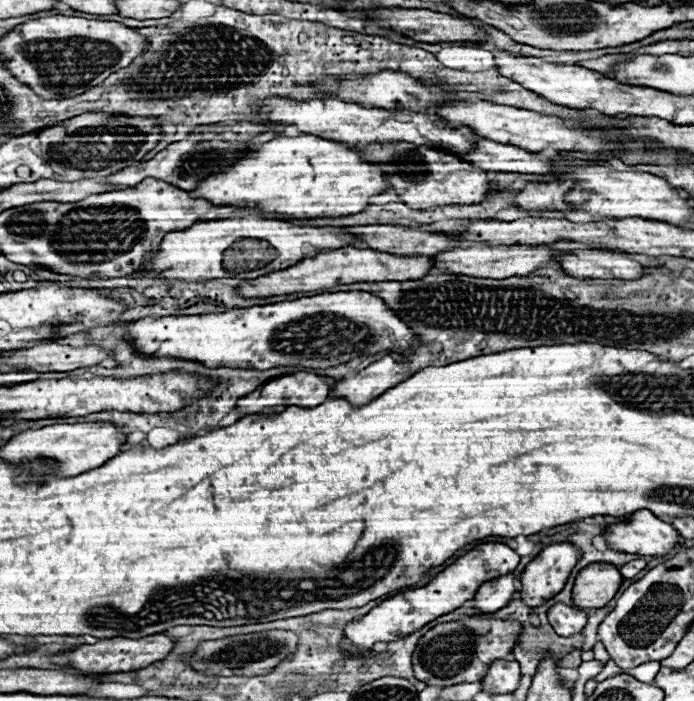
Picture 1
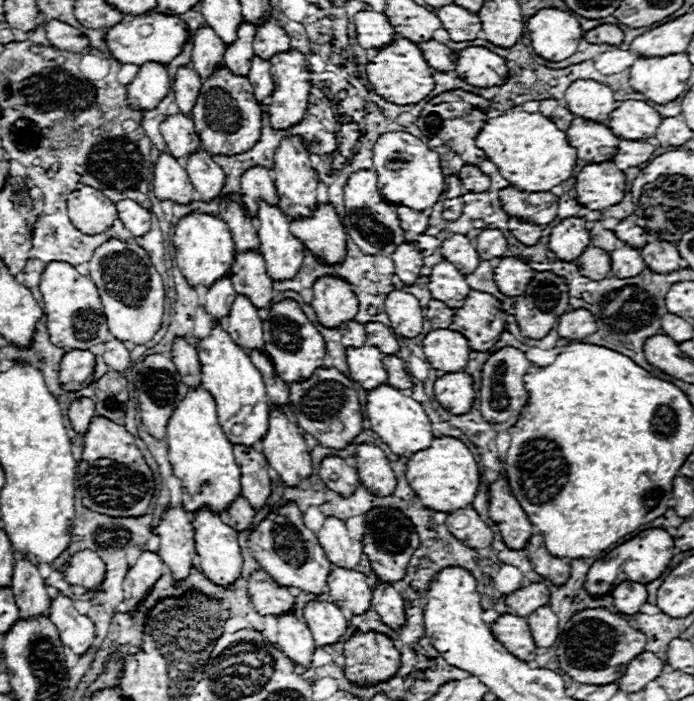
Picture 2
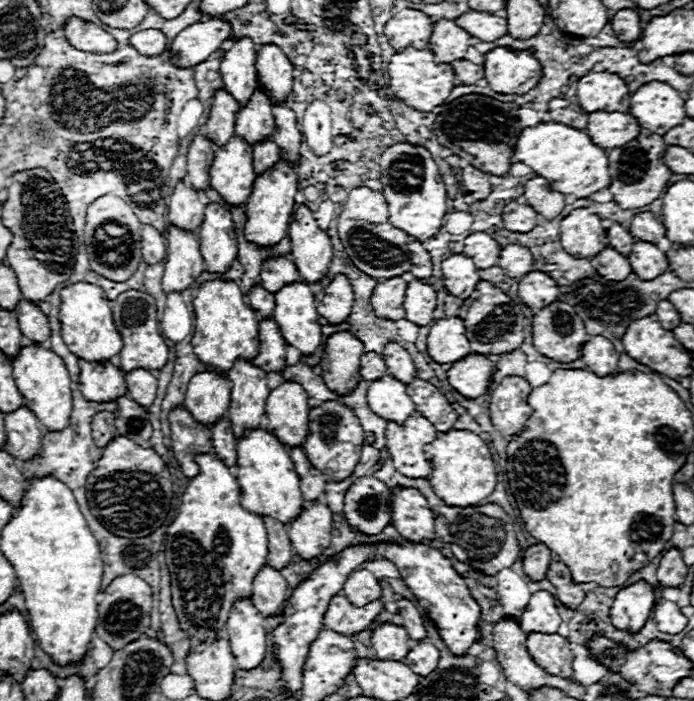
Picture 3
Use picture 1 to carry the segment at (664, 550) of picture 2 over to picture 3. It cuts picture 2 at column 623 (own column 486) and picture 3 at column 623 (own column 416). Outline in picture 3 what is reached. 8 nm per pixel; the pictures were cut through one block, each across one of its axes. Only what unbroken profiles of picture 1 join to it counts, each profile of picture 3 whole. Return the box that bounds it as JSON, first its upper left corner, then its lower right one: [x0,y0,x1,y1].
[610,580,654,632]

